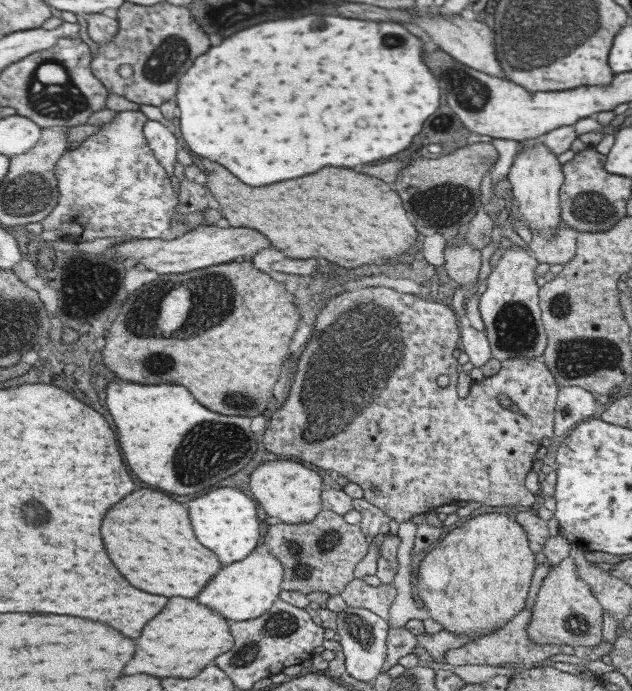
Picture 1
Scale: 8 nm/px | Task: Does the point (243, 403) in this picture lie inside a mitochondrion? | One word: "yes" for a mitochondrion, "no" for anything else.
yes

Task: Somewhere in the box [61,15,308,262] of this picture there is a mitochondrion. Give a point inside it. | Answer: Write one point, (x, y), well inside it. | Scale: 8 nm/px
(165, 62)

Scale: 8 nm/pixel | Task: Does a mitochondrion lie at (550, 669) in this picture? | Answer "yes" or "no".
no

